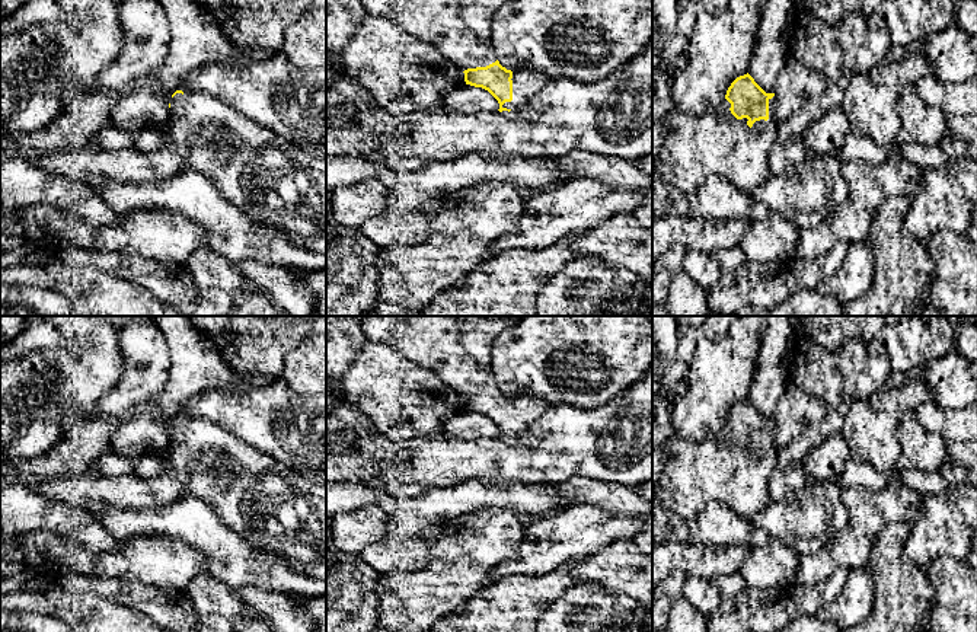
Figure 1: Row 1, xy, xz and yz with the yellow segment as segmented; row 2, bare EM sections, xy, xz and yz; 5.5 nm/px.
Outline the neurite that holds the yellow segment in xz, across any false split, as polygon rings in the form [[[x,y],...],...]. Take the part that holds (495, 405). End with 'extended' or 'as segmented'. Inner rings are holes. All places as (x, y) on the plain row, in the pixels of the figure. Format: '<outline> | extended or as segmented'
[[[374,316],[358,320],[367,341],[393,347],[415,366],[434,373],[446,387],[464,399],[466,411],[488,416],[499,430],[499,438],[517,438],[533,447],[537,440],[531,425],[549,409],[549,403],[534,395],[507,396],[499,390],[491,367],[482,368],[462,345],[462,325],[454,316]]] | extended

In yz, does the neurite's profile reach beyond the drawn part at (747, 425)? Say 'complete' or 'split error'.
split error

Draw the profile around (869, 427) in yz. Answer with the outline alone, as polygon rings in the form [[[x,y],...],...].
[[[911,374],[894,377],[866,400],[850,403],[842,427],[842,435],[850,447],[850,459],[878,472],[894,470],[900,456],[895,435],[900,419],[932,400],[933,390],[920,374]]]

